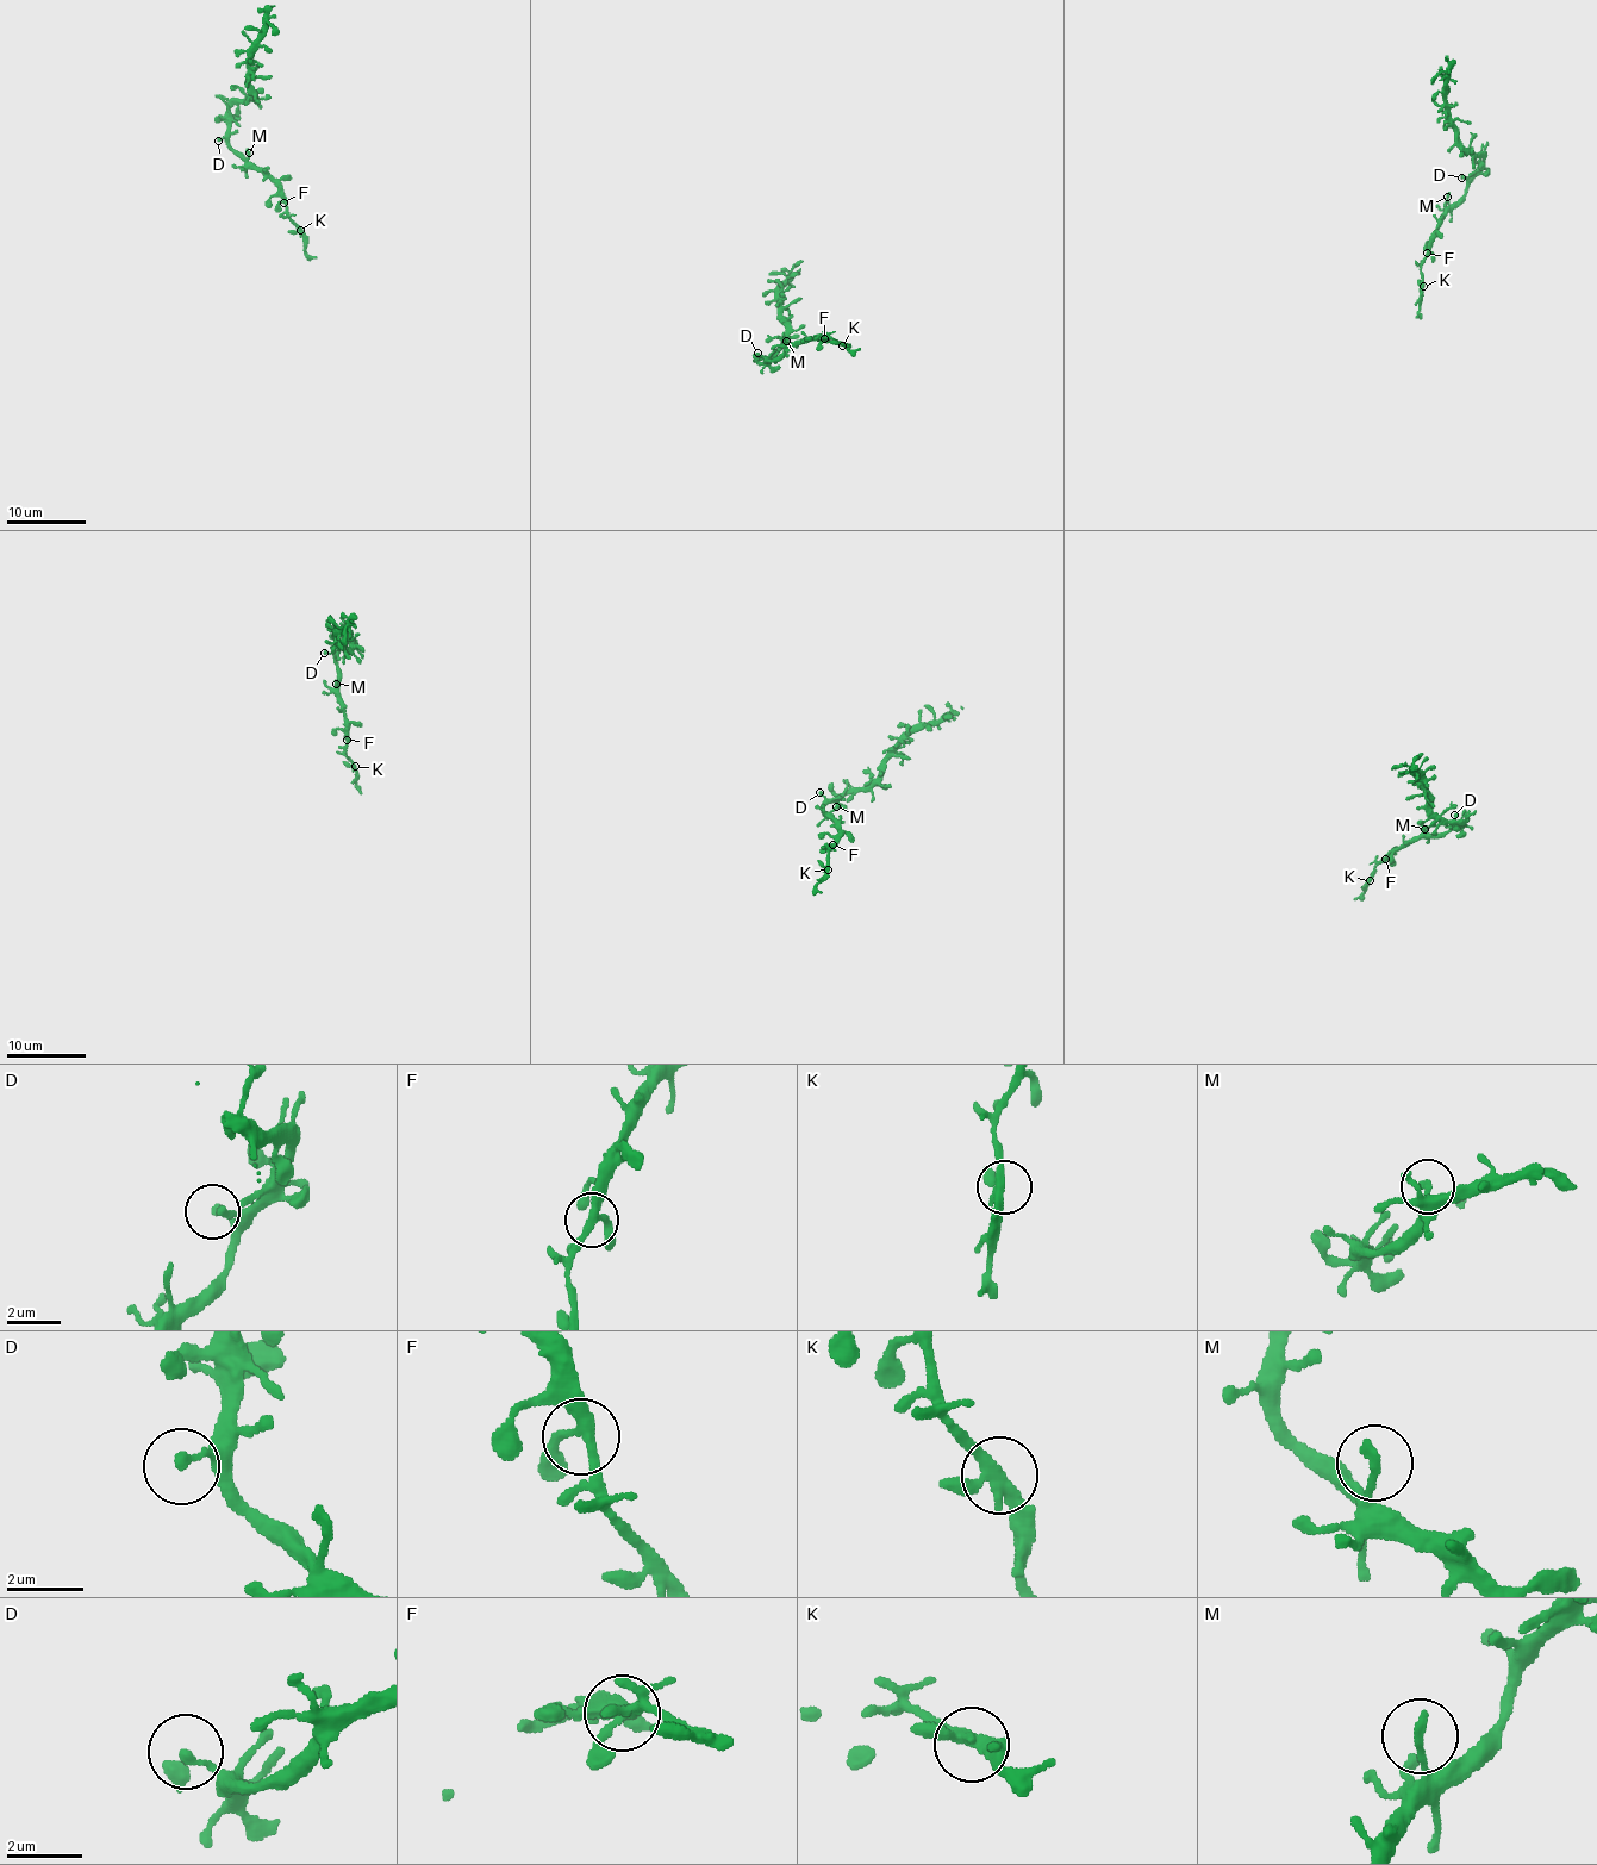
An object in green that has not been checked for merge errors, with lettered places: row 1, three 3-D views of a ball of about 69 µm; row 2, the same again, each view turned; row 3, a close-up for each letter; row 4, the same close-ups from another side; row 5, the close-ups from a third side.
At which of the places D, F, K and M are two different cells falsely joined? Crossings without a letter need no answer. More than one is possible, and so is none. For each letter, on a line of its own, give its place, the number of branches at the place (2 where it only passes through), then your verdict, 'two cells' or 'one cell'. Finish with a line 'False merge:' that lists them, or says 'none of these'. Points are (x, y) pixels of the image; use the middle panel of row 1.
D: place (758, 353); branches 1; one cell
F: place (824, 338); branches 3; one cell
K: place (842, 345); branches 3; one cell
M: place (786, 341); branches 1; one cell
False merge: none of these

